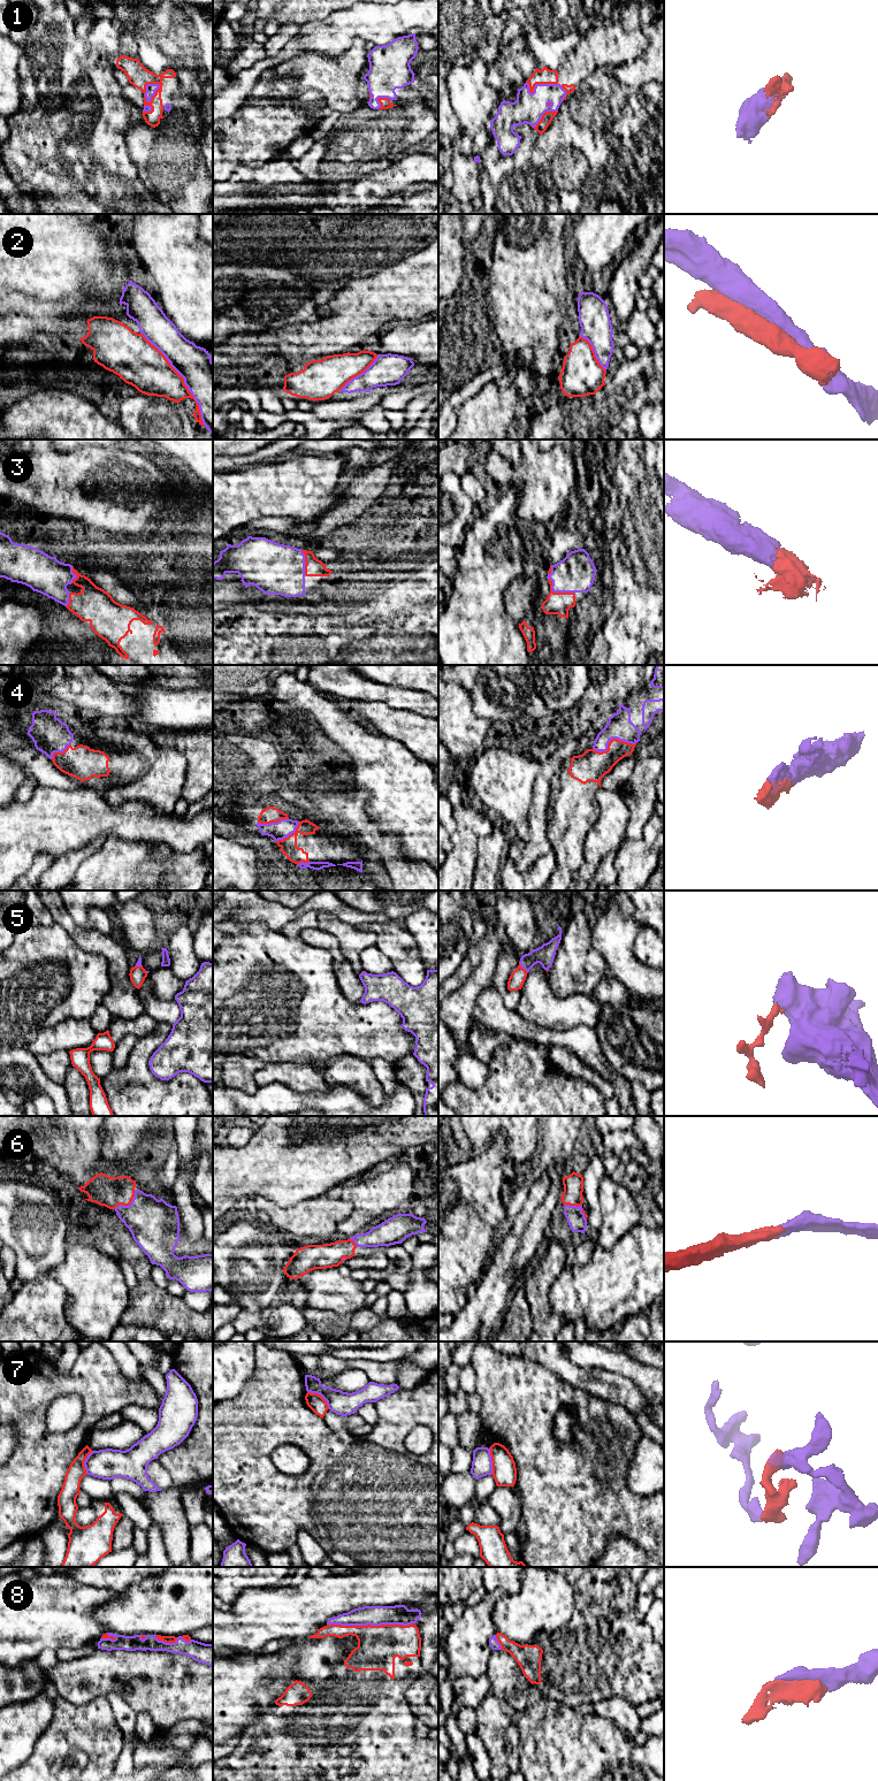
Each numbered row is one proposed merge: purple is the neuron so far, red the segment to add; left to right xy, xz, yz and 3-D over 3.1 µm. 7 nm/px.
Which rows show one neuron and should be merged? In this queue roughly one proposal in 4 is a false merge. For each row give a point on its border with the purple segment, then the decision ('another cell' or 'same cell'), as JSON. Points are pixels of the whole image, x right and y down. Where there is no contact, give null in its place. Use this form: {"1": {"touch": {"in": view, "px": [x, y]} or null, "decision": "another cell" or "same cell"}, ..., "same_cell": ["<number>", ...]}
{"1": {"touch": {"in": "xy", "px": [154, 93]}, "decision": "same cell"}, "2": {"touch": {"in": "xy", "px": [184, 380]}, "decision": "another cell"}, "3": {"touch": {"in": "yz", "px": [557, 591]}, "decision": "same cell"}, "4": {"touch": {"in": "yz", "px": [612, 738]}, "decision": "same cell"}, "5": {"touch": {"in": "yz", "px": [521, 967]}, "decision": "same cell"}, "6": {"touch": {"in": "xy", "px": [129, 1205]}, "decision": "same cell"}, "7": {"touch": {"in": "xz", "px": [320, 1395]}, "decision": "another cell"}, "8": {"touch": {"in": "xz", "px": [371, 1625]}, "decision": "same cell"}, "same_cell": ["1", "3", "4", "5", "6", "8"]}

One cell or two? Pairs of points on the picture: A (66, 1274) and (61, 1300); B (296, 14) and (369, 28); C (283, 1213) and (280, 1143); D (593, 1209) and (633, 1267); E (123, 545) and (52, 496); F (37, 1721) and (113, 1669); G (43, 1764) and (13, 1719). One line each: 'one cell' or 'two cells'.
A: two cells
B: two cells
C: two cells
D: two cells
E: two cells
F: two cells
G: two cells

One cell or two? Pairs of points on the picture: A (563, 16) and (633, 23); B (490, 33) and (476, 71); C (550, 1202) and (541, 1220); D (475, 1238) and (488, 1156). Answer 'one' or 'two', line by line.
A: two
B: two
C: one
D: one

